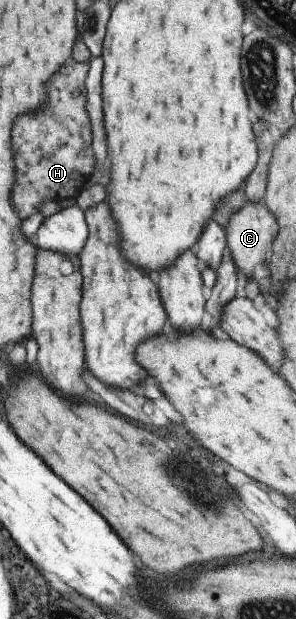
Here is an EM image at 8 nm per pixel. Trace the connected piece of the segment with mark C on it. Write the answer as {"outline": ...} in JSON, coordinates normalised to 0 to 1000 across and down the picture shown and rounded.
{"outline":[[[831,323],[821,334],[807,338],[807,344],[780,347],[780,354],[767,360],[767,380],[760,380],[767,389],[760,389],[760,396],[767,407],[787,418],[787,425],[794,425],[794,435],[828,451],[848,451],[848,446],[868,447],[868,431],[902,422],[936,373],[936,359],[885,325]]]}

